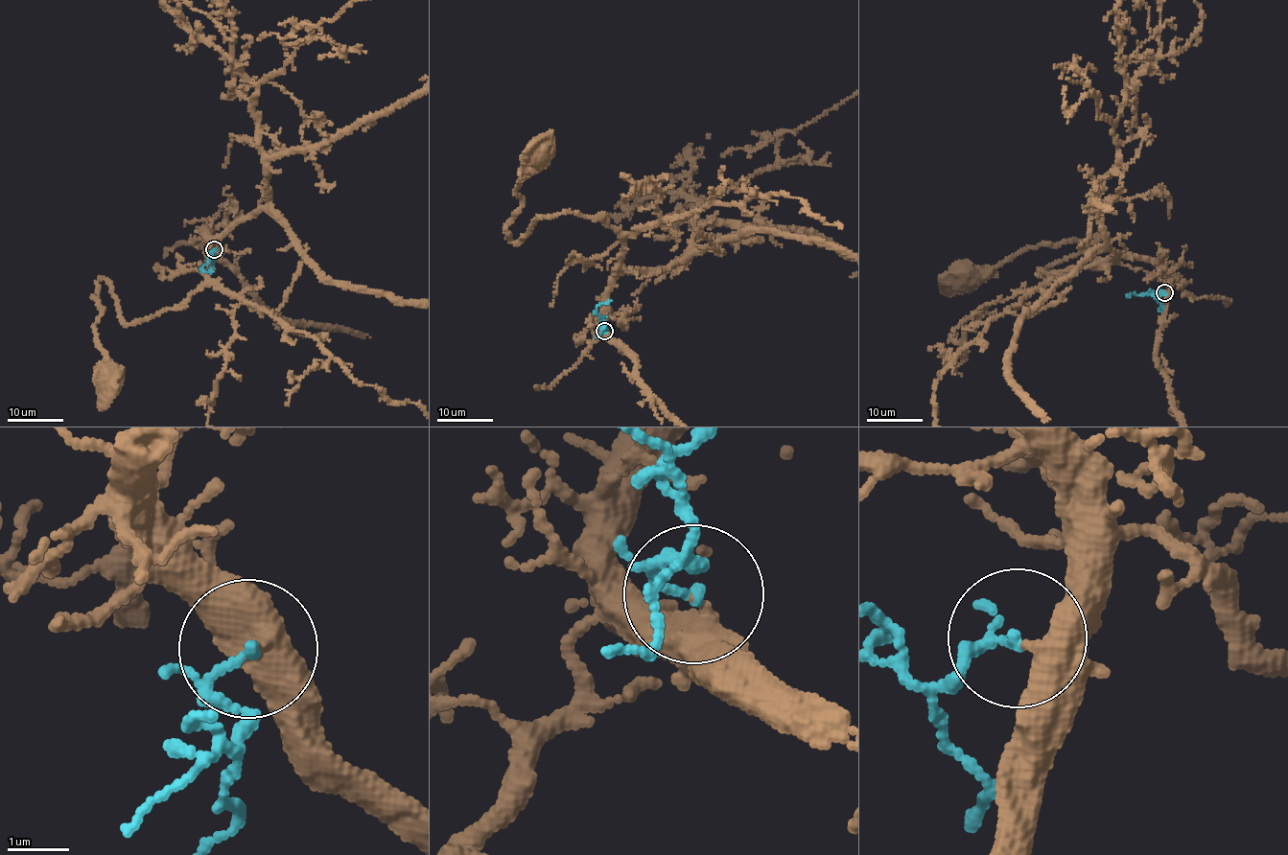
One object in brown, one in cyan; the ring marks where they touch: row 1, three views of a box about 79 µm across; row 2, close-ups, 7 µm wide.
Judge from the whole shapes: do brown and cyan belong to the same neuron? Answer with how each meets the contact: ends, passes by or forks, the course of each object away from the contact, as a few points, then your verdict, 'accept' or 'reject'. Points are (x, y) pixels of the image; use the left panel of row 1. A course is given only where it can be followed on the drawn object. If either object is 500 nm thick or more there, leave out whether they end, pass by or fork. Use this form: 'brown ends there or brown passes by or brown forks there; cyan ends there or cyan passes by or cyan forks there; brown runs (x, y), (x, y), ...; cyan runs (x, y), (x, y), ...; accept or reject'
brown ends there; cyan passes by; brown runs (214, 250), (202, 231), (203, 285), (183, 305), (133, 322), (99, 281), (95, 332), (108, 380); cyan runs (214, 250), (210, 252), (213, 259), (200, 270), (212, 272); accept

